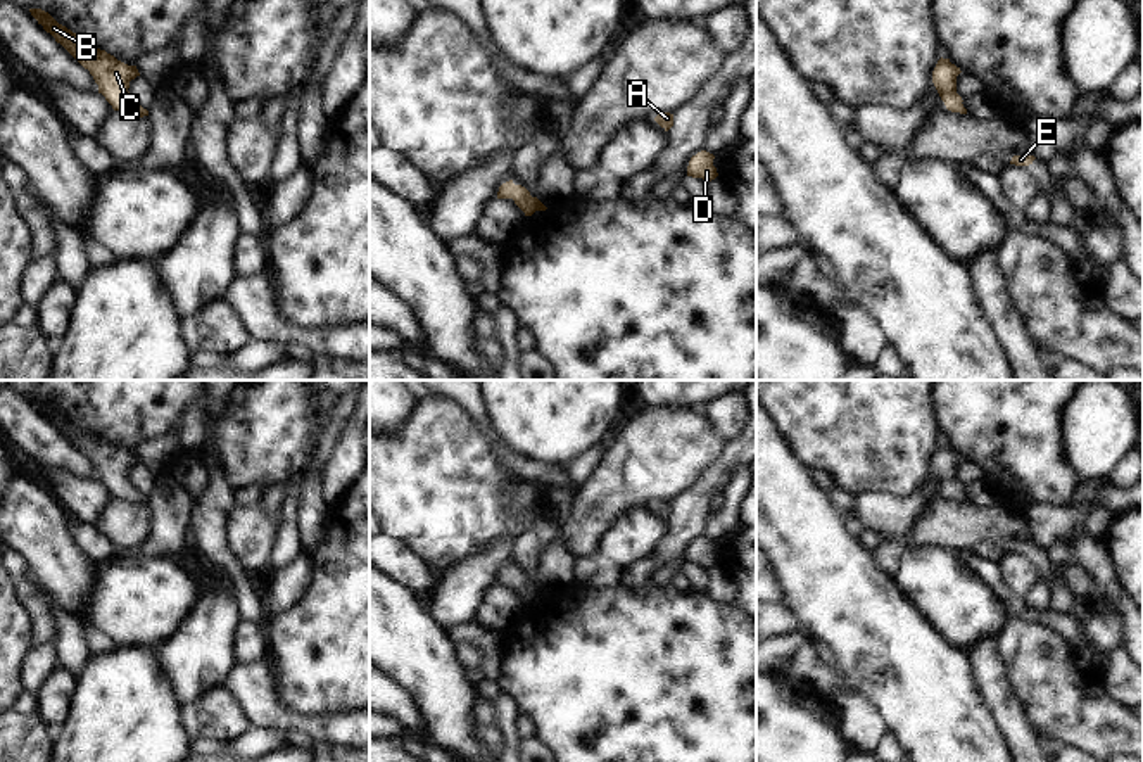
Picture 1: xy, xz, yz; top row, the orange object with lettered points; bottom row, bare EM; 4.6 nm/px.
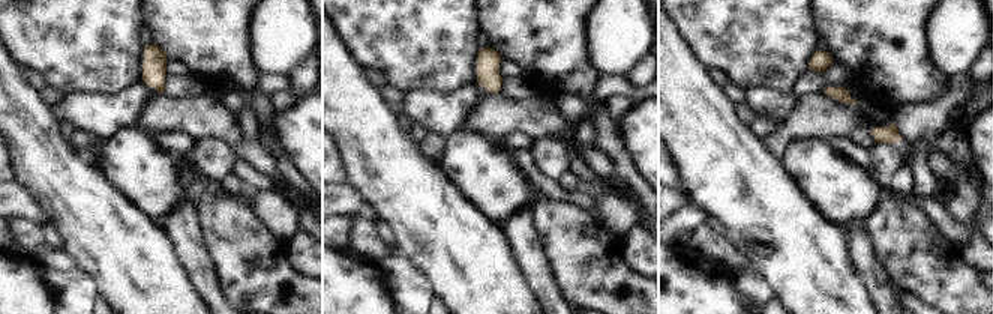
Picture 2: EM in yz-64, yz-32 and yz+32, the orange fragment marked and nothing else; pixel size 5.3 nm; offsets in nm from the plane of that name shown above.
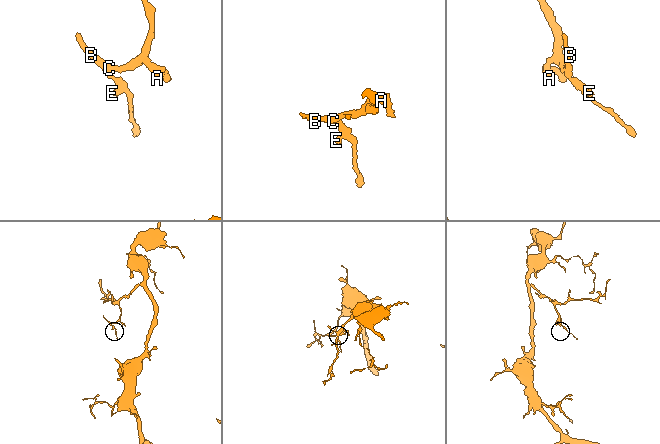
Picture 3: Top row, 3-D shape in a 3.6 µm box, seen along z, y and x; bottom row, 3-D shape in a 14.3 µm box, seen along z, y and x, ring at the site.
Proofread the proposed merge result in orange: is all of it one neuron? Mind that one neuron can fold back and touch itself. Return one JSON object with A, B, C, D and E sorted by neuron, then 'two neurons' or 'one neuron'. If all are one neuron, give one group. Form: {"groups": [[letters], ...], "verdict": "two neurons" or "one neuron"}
{"groups": [["A", "B", "C", "D", "E"]], "verdict": "one neuron"}

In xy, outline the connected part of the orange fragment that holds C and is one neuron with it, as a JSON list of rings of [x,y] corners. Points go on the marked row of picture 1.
[[[29,9],[31,16],[60,43],[85,69],[90,71],[98,93],[112,105],[114,111],[126,111],[128,114],[143,117],[148,111],[129,100],[129,81],[140,76],[136,66],[128,66],[88,43],[79,33],[73,33],[59,24],[48,12],[41,9]]]

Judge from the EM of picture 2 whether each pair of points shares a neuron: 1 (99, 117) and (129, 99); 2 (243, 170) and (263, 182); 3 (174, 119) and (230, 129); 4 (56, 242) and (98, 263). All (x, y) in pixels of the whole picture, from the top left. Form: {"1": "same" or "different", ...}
{"1": "same", "2": "same", "3": "same", "4": "different"}

